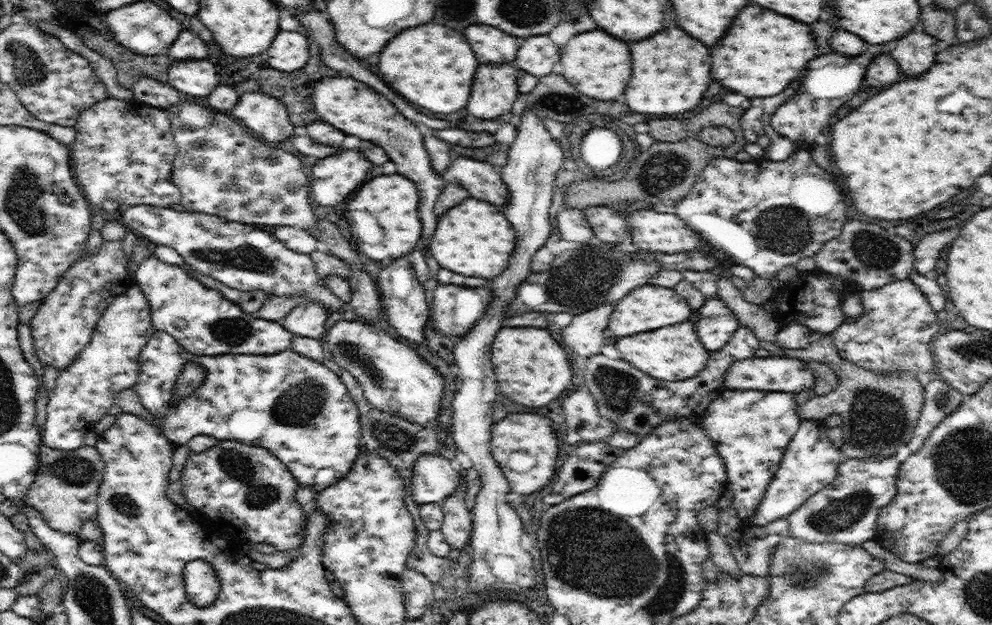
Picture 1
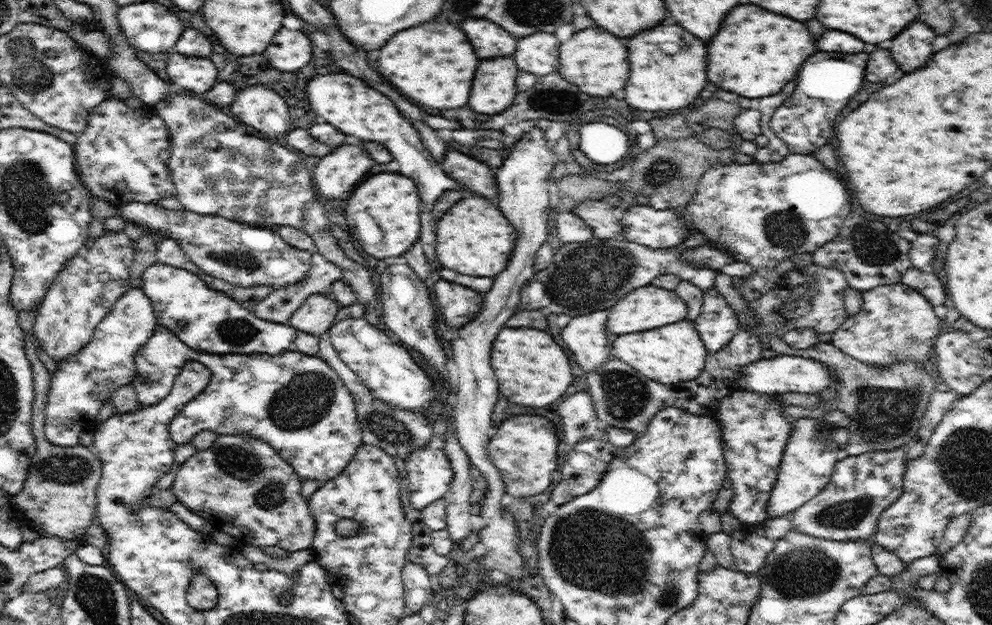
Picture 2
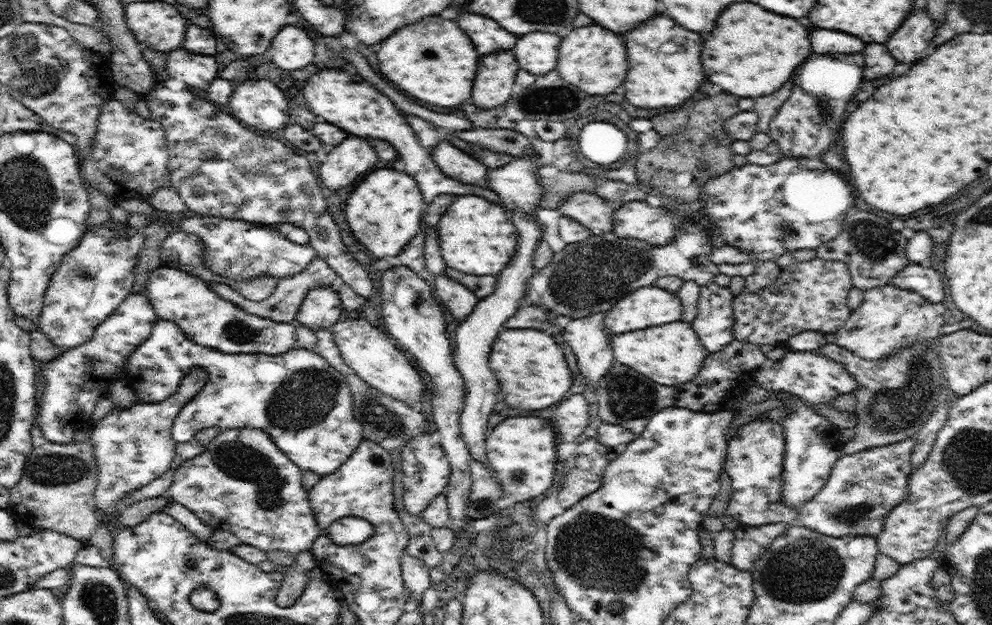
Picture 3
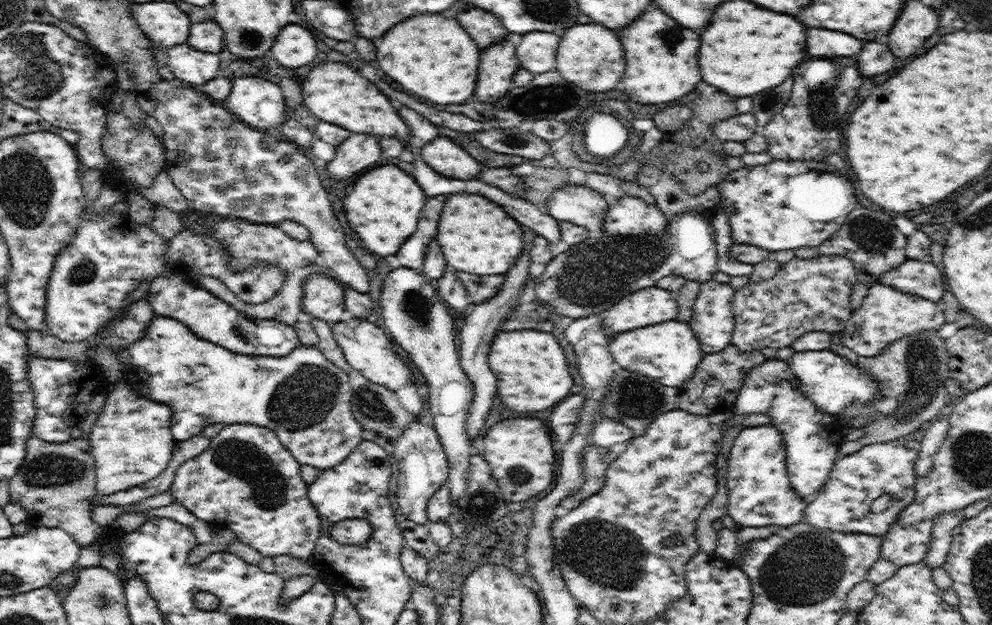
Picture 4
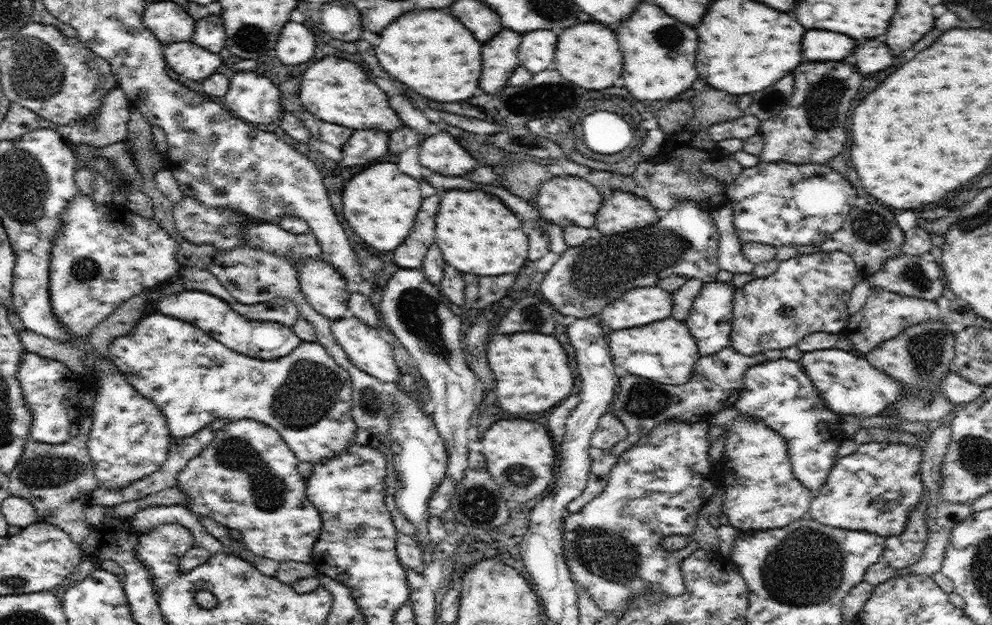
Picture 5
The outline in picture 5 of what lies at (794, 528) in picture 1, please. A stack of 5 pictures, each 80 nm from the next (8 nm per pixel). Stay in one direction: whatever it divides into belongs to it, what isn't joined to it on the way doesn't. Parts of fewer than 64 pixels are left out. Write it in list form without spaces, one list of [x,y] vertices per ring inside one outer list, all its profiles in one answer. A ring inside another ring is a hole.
[[[896,442],[857,445],[848,456],[838,458],[814,497],[807,518],[837,529],[861,530],[883,537],[902,534],[909,512],[920,502],[925,489],[920,474],[921,455],[919,445]],[[884,492],[900,494],[900,501],[893,510],[881,512],[874,507],[873,501]]]

